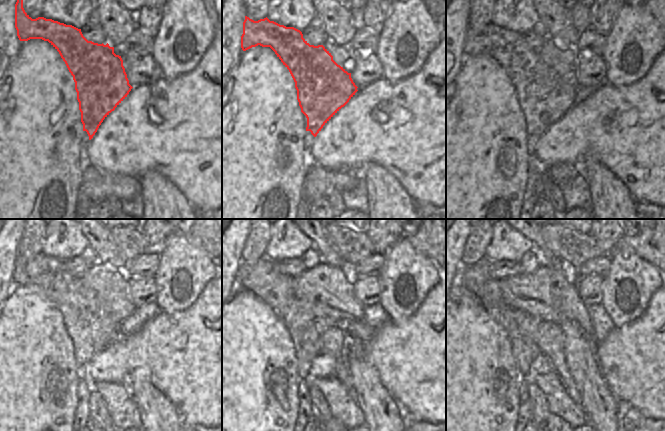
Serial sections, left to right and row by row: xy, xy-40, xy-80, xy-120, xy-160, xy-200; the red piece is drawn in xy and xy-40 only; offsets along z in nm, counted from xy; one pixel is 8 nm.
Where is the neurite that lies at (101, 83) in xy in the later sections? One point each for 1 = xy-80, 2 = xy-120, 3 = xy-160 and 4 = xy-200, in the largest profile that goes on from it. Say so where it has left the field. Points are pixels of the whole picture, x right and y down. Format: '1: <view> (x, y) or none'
1: xy-80 (546, 96)
2: xy-120 (75, 299)
3: xy-160 (262, 278)
4: xy-200 (474, 277)

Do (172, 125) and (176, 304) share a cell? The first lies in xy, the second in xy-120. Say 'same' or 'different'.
different

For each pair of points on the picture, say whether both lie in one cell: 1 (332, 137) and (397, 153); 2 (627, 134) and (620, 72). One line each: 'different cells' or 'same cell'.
1: same cell
2: different cells

